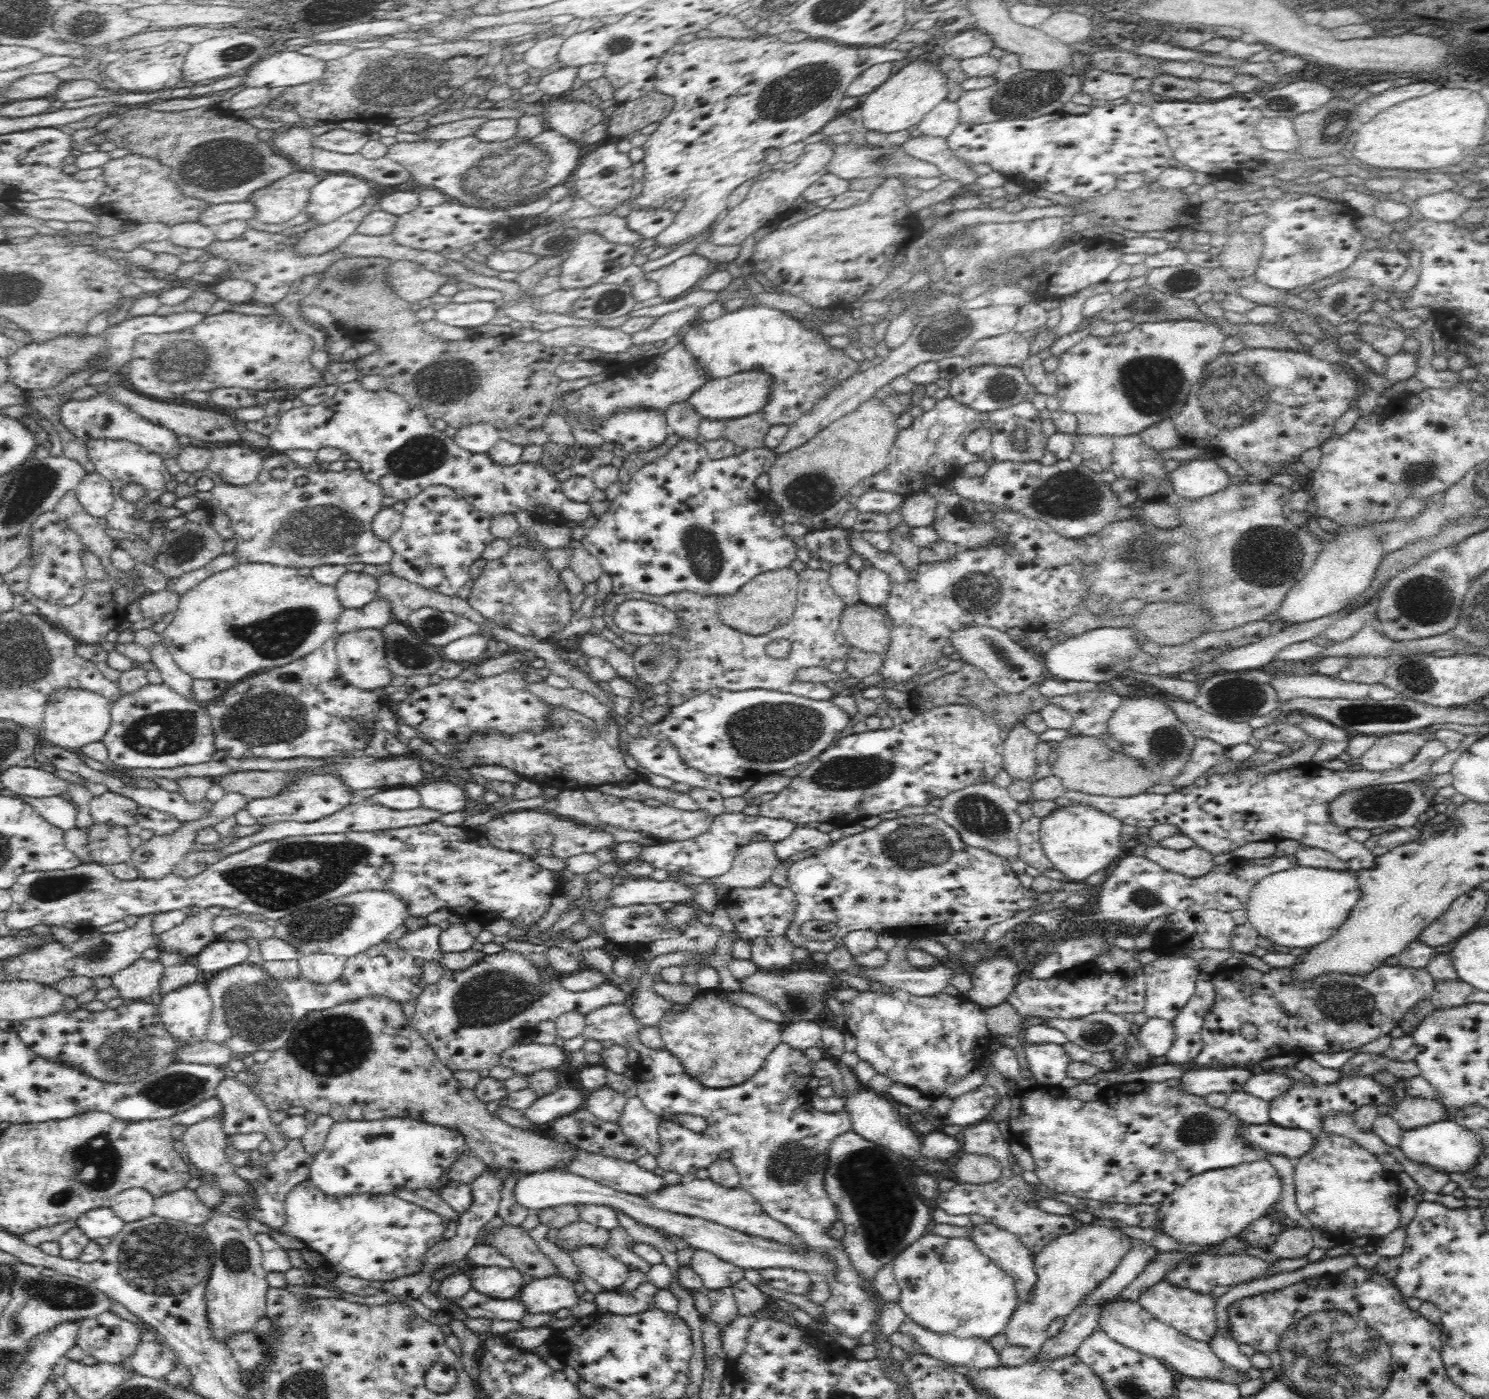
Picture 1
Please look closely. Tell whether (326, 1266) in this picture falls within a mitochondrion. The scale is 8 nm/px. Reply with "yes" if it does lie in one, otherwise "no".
no

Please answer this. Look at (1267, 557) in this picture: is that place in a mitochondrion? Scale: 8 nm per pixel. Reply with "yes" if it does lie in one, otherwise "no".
yes

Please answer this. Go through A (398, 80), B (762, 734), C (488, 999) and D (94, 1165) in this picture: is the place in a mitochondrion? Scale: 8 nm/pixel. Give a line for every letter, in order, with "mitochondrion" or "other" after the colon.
A: mitochondrion
B: mitochondrion
C: mitochondrion
D: mitochondrion

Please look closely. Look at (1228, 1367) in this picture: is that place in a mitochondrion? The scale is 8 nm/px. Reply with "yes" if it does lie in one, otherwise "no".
no

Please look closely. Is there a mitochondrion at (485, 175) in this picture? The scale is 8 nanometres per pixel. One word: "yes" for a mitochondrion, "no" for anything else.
yes

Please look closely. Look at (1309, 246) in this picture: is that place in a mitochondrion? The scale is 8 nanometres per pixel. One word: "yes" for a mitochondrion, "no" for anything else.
yes

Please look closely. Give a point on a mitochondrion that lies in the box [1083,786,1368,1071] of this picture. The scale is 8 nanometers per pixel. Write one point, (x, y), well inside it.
(1145, 898)

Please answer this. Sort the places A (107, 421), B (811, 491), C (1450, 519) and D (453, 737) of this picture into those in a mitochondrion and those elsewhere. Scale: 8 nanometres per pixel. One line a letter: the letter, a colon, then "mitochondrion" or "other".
A: other
B: mitochondrion
C: other
D: other

